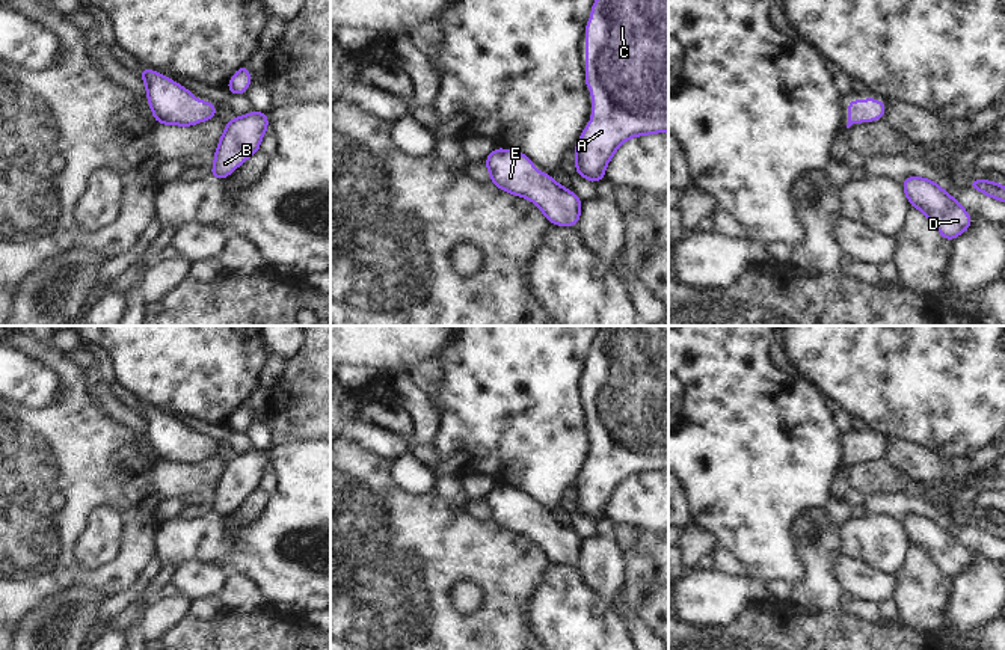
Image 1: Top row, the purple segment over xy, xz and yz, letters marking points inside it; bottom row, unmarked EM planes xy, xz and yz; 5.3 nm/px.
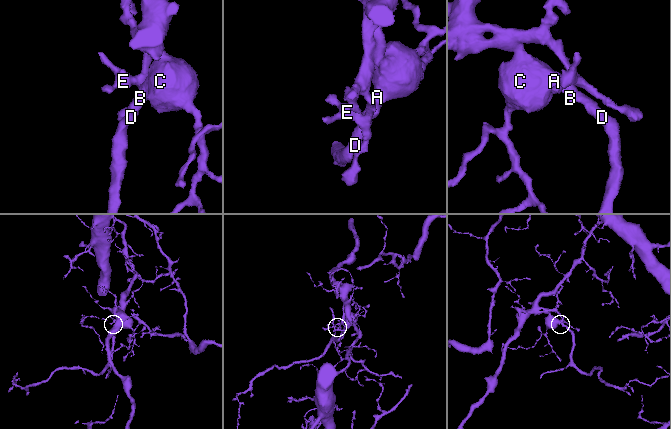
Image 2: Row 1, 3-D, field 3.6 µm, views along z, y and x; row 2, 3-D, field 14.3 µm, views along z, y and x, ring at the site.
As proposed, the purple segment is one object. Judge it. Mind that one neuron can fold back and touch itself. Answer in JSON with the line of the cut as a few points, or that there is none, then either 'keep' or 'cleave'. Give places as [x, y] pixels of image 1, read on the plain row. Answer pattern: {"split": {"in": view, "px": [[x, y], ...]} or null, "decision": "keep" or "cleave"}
{"split": null, "decision": "keep"}

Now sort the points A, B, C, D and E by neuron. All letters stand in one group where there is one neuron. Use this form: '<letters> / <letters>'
A B C D E

